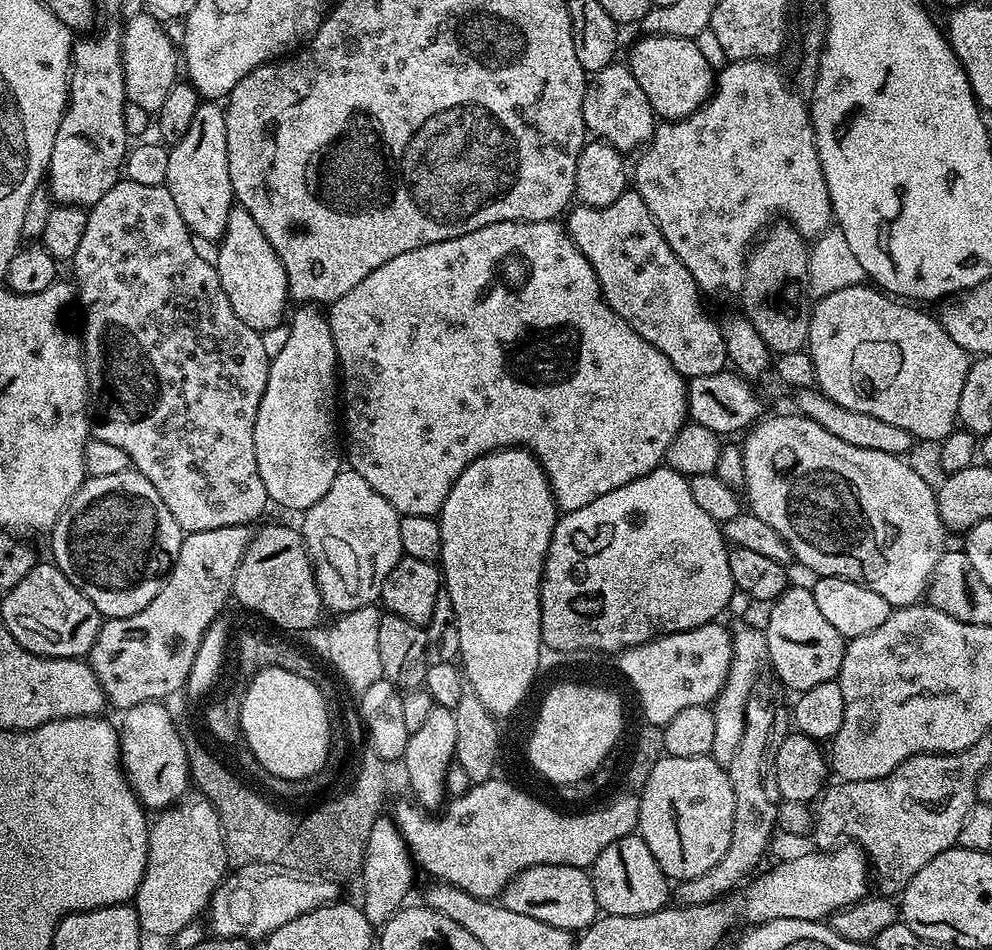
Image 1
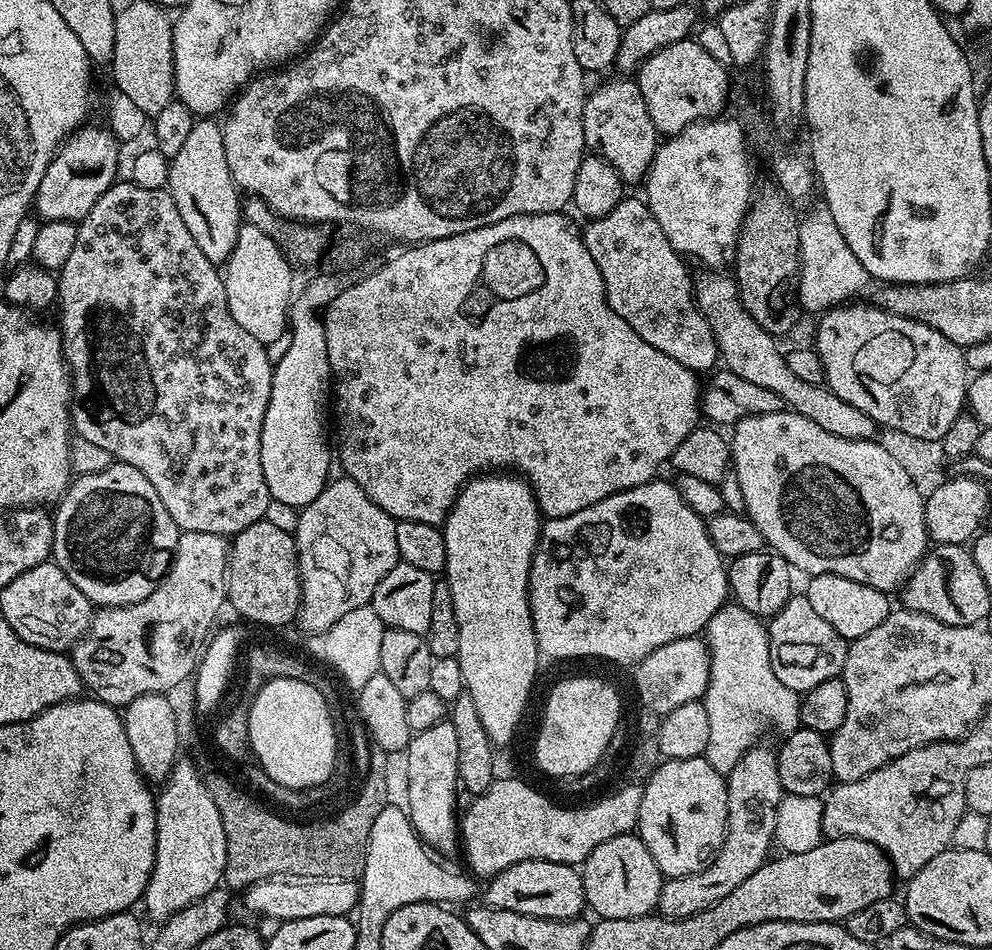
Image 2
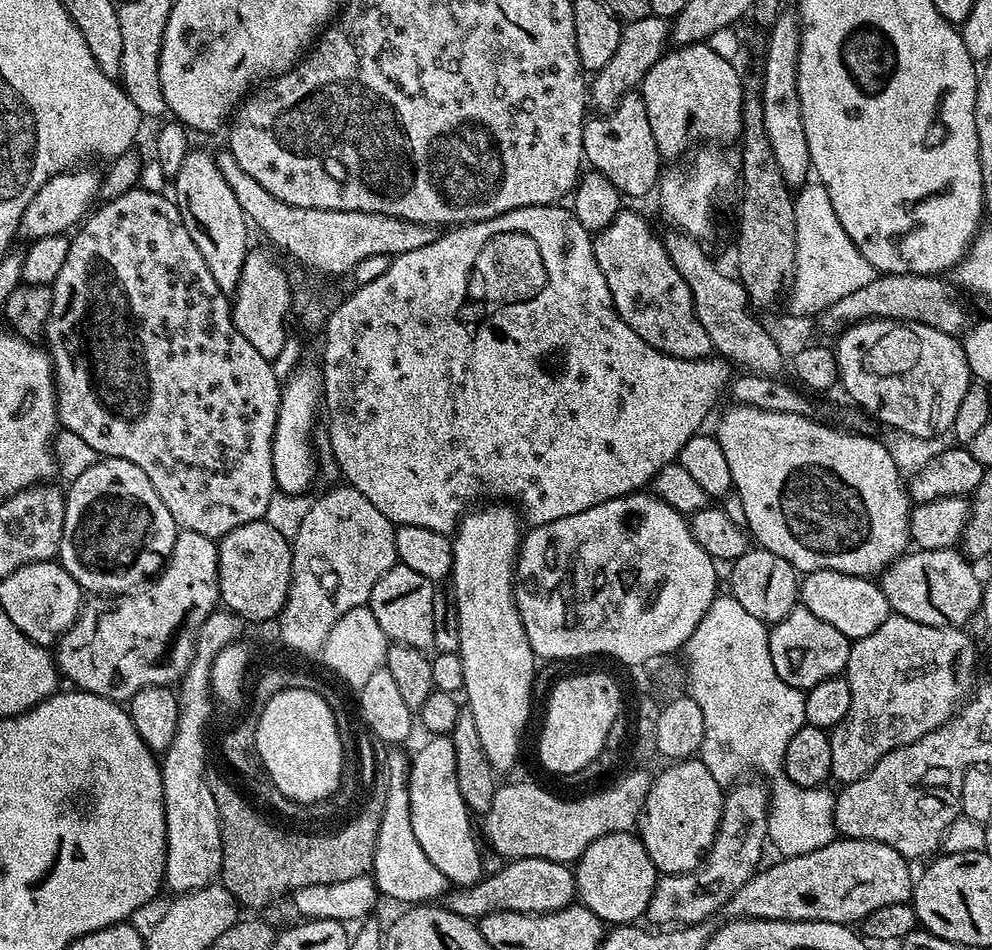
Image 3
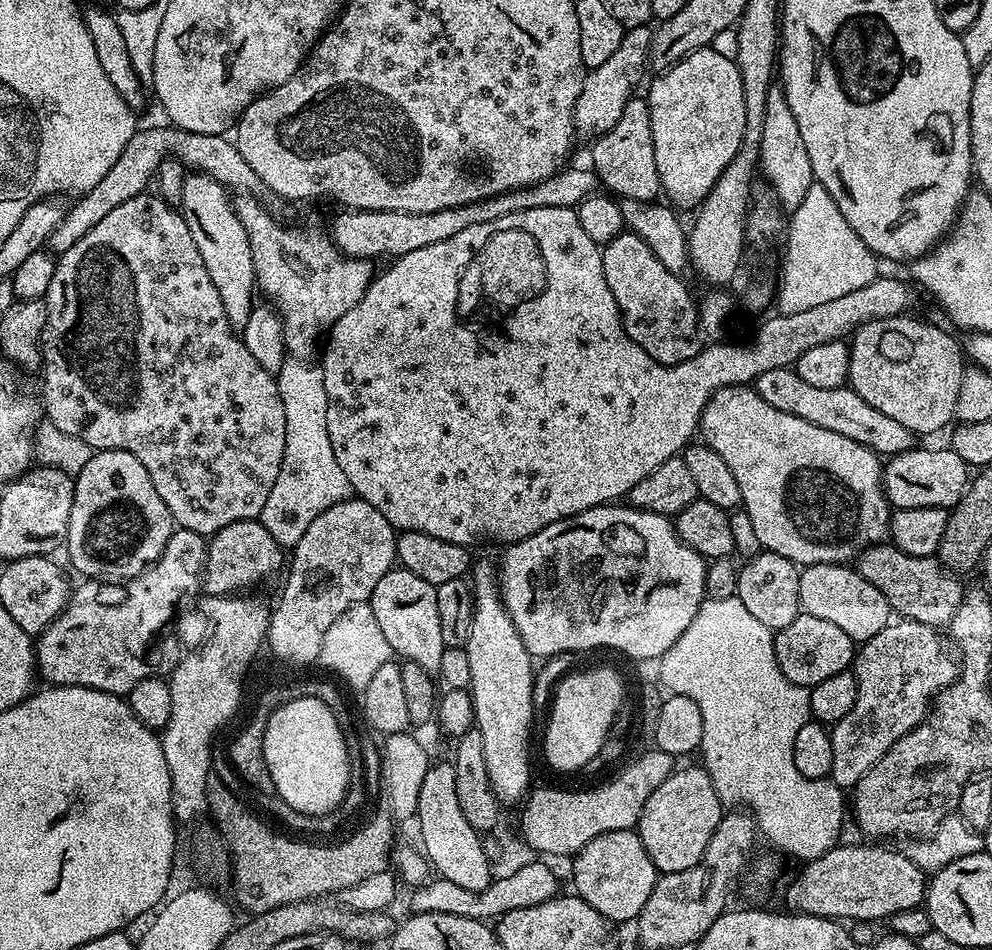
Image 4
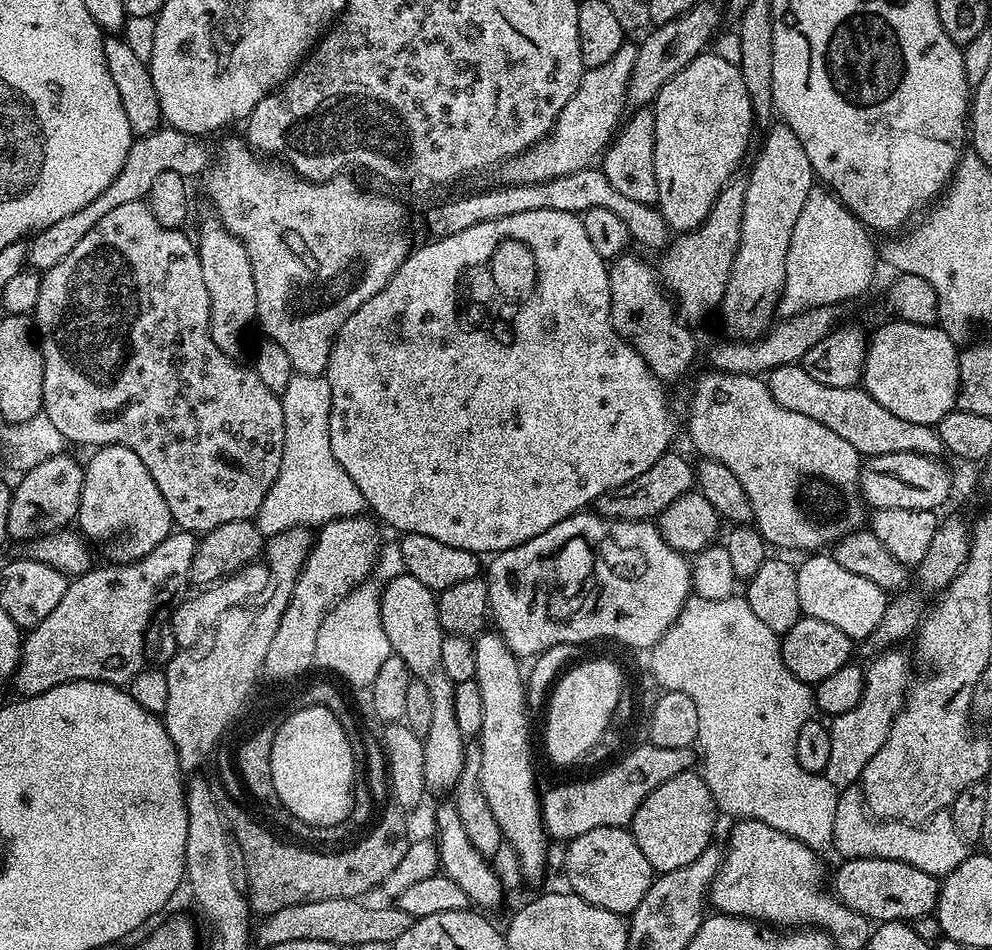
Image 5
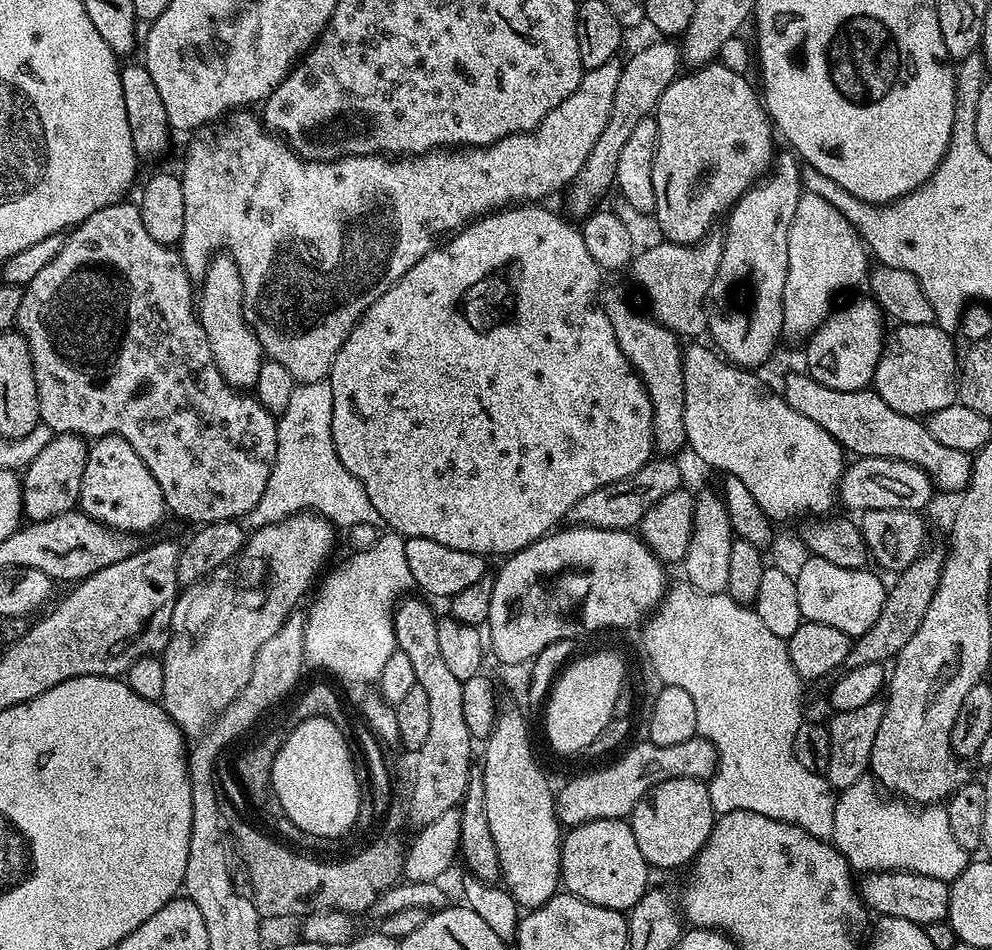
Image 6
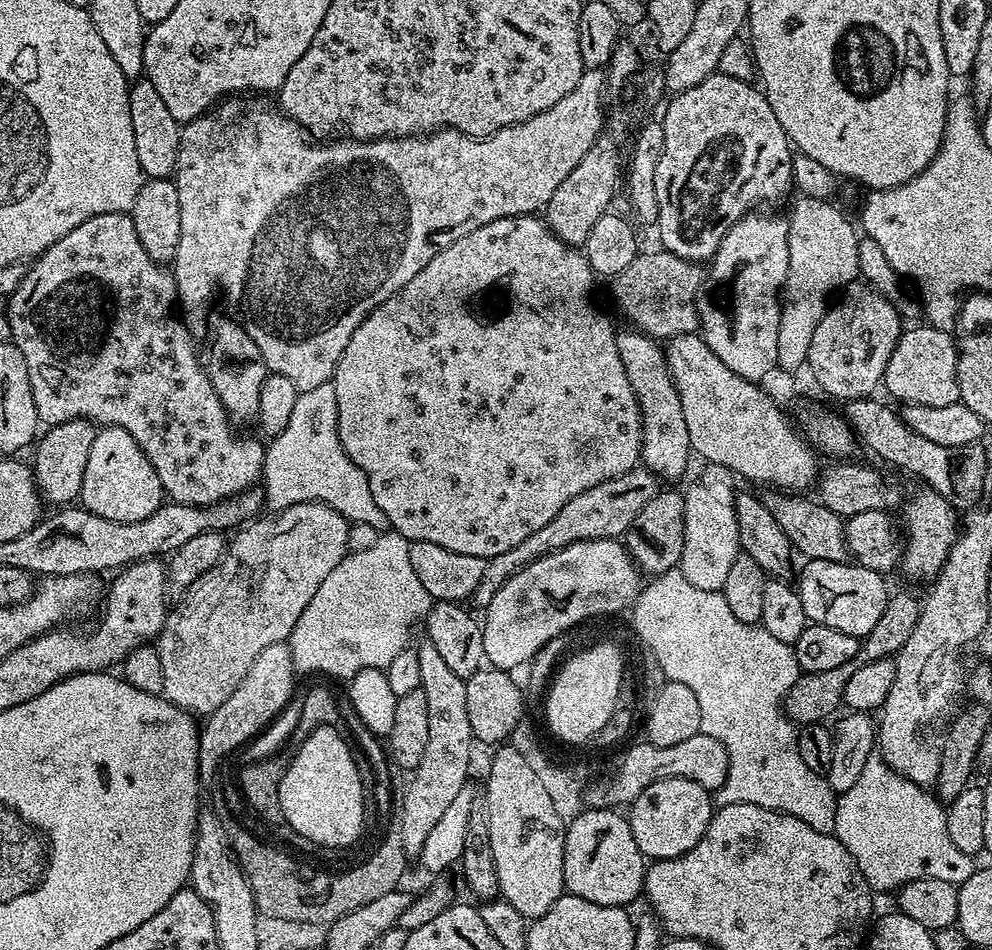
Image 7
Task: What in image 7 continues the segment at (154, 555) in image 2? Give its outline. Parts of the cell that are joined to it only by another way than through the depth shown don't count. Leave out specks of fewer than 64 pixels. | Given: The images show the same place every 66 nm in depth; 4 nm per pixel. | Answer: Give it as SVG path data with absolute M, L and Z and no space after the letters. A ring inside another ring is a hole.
M110 424L97 431L90 445L90 458L86 461L86 474L82 474L82 490L78 500L88 512L98 514L98 518L110 518L114 522L142 522L142 518L150 518L150 514L154 514L154 510L165 503L166 497L154 466L150 466L150 458L142 454L142 446L134 442L129 432Z

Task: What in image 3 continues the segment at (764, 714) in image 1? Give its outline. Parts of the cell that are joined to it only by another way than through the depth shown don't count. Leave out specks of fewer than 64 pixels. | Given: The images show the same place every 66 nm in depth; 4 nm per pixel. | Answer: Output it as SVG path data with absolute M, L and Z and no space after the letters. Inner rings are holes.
M740 782L735 785L725 795L724 805L722 806L722 818L720 819L720 825L716 831L716 837L712 843L711 848L708 849L700 867L695 868L692 872L674 872L671 874L664 874L657 879L656 885L654 886L654 894L650 898L648 903L648 911L646 913L647 919L652 919L651 923L656 926L683 926L686 924L703 924L705 922L711 921L713 918L712 915L715 912L719 913L723 909L724 904L734 895L738 890L742 890L742 886L746 886L746 882L750 879L751 876L761 867L760 859L764 856L764 846L769 843L768 839L768 801L770 799L770 792L763 783L760 784L744 784L748 782Z

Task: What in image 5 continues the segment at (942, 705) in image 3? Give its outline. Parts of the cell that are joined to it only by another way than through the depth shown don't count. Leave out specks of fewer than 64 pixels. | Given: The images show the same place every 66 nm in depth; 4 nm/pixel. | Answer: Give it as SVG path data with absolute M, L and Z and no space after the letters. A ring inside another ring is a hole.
M899 647L889 648L887 652L867 661L864 689L862 698L858 698L858 706L854 706L854 710L846 710L846 714L831 721L830 762L826 762L826 770L822 775L838 790L853 787L859 781L862 770L866 770L866 762L870 762L870 758L882 750L882 742L886 742L890 726L904 707L904 697L908 695L913 679L913 661L910 656L908 661L907 654L900 651L904 650Z

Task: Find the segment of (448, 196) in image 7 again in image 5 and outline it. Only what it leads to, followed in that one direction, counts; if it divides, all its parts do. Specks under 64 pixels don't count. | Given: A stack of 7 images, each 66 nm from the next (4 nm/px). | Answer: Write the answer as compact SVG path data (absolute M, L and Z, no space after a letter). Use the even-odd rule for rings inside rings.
M625 42L618 54L610 58L610 62L602 62L602 66L594 66L585 71L584 83L580 85L574 98L570 98L570 102L562 106L562 114L556 119L551 132L534 147L504 161L502 171L507 183L546 182L566 174L574 174L583 168L591 168L601 159L604 149L612 143L613 136L621 127L622 117L625 115L624 104L629 103L628 79L634 70L636 50L635 43ZM240 139L225 142L224 149L220 152L220 161L217 164L215 161L209 167L202 180L209 198L212 199L213 206L216 207L213 208L215 215L220 217L220 221L224 223L226 230L230 230L242 242L242 246L246 246L246 254L250 258L250 266L254 274L258 328L260 324L261 330L265 332L263 335L282 346L282 350L286 350L286 354L290 354L293 369L299 374L319 376L327 369L332 344L335 342L337 334L342 330L346 318L350 318L350 314L354 314L354 310L358 310L358 306L362 306L362 302L366 302L374 294L378 294L378 290L382 290L382 286L386 286L386 282L390 282L390 278L398 270L398 266L402 266L404 257L410 251L409 245L404 245L403 234L396 229L404 224L403 206L398 201L390 200L386 196L374 196L370 192L363 192L354 181L344 179L348 178L333 178L319 182L302 180L290 168L277 166L275 163L261 158L253 149L248 147L243 139Z

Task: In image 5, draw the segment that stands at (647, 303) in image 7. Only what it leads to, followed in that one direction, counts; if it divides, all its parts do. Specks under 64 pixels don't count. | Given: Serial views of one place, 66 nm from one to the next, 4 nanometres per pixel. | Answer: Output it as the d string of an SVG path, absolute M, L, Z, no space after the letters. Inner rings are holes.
M747 175L731 176L724 183L708 217L690 232L677 235L659 253L658 275L661 284L678 301L678 312L685 321L700 320L708 311L720 303L726 282L730 276L730 266L740 241L742 206L748 185Z

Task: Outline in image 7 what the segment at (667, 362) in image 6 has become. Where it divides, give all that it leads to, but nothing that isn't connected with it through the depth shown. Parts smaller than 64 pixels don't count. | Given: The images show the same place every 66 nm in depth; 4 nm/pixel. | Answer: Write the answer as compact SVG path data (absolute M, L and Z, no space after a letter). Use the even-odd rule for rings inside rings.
M628 326L616 333L618 358L622 358L622 367L626 369L626 378L634 390L634 398L638 398L638 410L642 414L642 450L640 459L643 467L651 470L661 481L676 480L688 468L688 459L693 459L694 453L690 446L690 434L686 431L686 418L682 414L682 402L678 398L678 390L670 378L670 370L666 366L664 349L653 337L644 332L638 332Z

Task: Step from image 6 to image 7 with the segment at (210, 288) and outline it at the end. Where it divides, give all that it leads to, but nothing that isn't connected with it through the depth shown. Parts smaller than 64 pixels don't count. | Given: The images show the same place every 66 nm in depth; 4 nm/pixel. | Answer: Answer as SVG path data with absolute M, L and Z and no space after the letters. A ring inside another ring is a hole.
M235 319L220 320L213 326L208 356L206 352L206 367L214 390L233 421L255 421L258 398L262 395L262 382L270 373L258 346L254 346L254 340Z

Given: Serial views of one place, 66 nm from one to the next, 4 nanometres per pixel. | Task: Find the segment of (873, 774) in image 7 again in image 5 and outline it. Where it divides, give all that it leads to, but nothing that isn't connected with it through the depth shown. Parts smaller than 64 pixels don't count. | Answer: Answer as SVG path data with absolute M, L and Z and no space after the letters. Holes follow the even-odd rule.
M859 787L843 789L838 798L838 810L834 810L833 849L841 852L844 860L869 856L886 858L894 862L906 862L926 870L926 874L937 878L950 875L970 855L970 844L960 837L954 826L951 811L936 812L923 824L905 824L903 820L881 820L866 811L864 794Z

